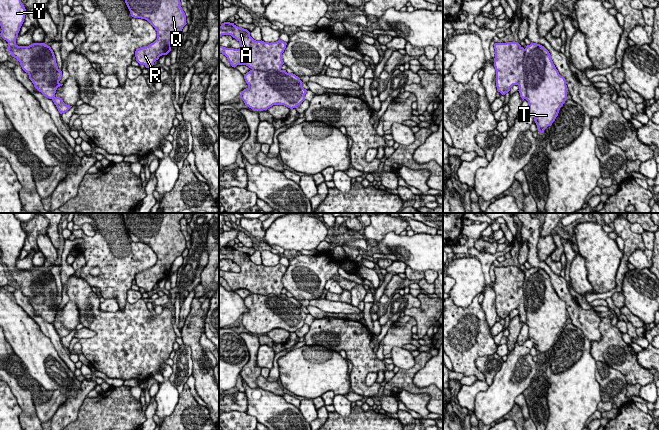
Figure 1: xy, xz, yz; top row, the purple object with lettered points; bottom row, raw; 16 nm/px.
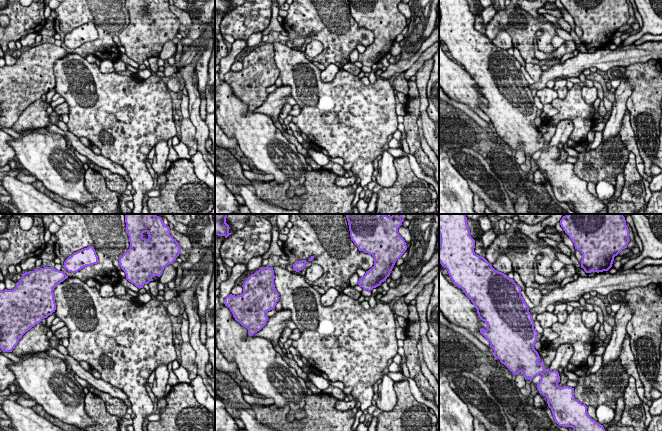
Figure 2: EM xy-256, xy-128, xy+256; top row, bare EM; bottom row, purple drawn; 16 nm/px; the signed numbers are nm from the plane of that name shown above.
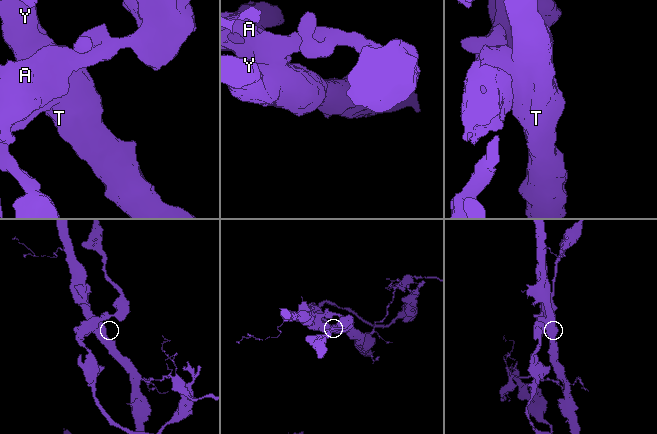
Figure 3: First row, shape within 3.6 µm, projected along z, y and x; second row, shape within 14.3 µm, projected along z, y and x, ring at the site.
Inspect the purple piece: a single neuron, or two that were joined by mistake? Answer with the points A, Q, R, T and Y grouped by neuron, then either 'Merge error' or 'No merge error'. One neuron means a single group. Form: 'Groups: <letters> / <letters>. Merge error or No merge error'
Groups: A Q R T Y. No merge error

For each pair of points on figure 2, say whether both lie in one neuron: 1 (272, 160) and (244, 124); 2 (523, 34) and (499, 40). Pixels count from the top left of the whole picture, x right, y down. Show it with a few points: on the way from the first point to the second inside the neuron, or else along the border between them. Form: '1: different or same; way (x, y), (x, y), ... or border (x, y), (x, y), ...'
1: same; way (270, 151), (253, 133)
2: different; border (511, 36), (504, 30), (500, 30), (491, 40)

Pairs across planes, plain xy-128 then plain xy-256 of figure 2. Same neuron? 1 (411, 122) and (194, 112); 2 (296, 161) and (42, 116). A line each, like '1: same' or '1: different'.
1: different
2: different

